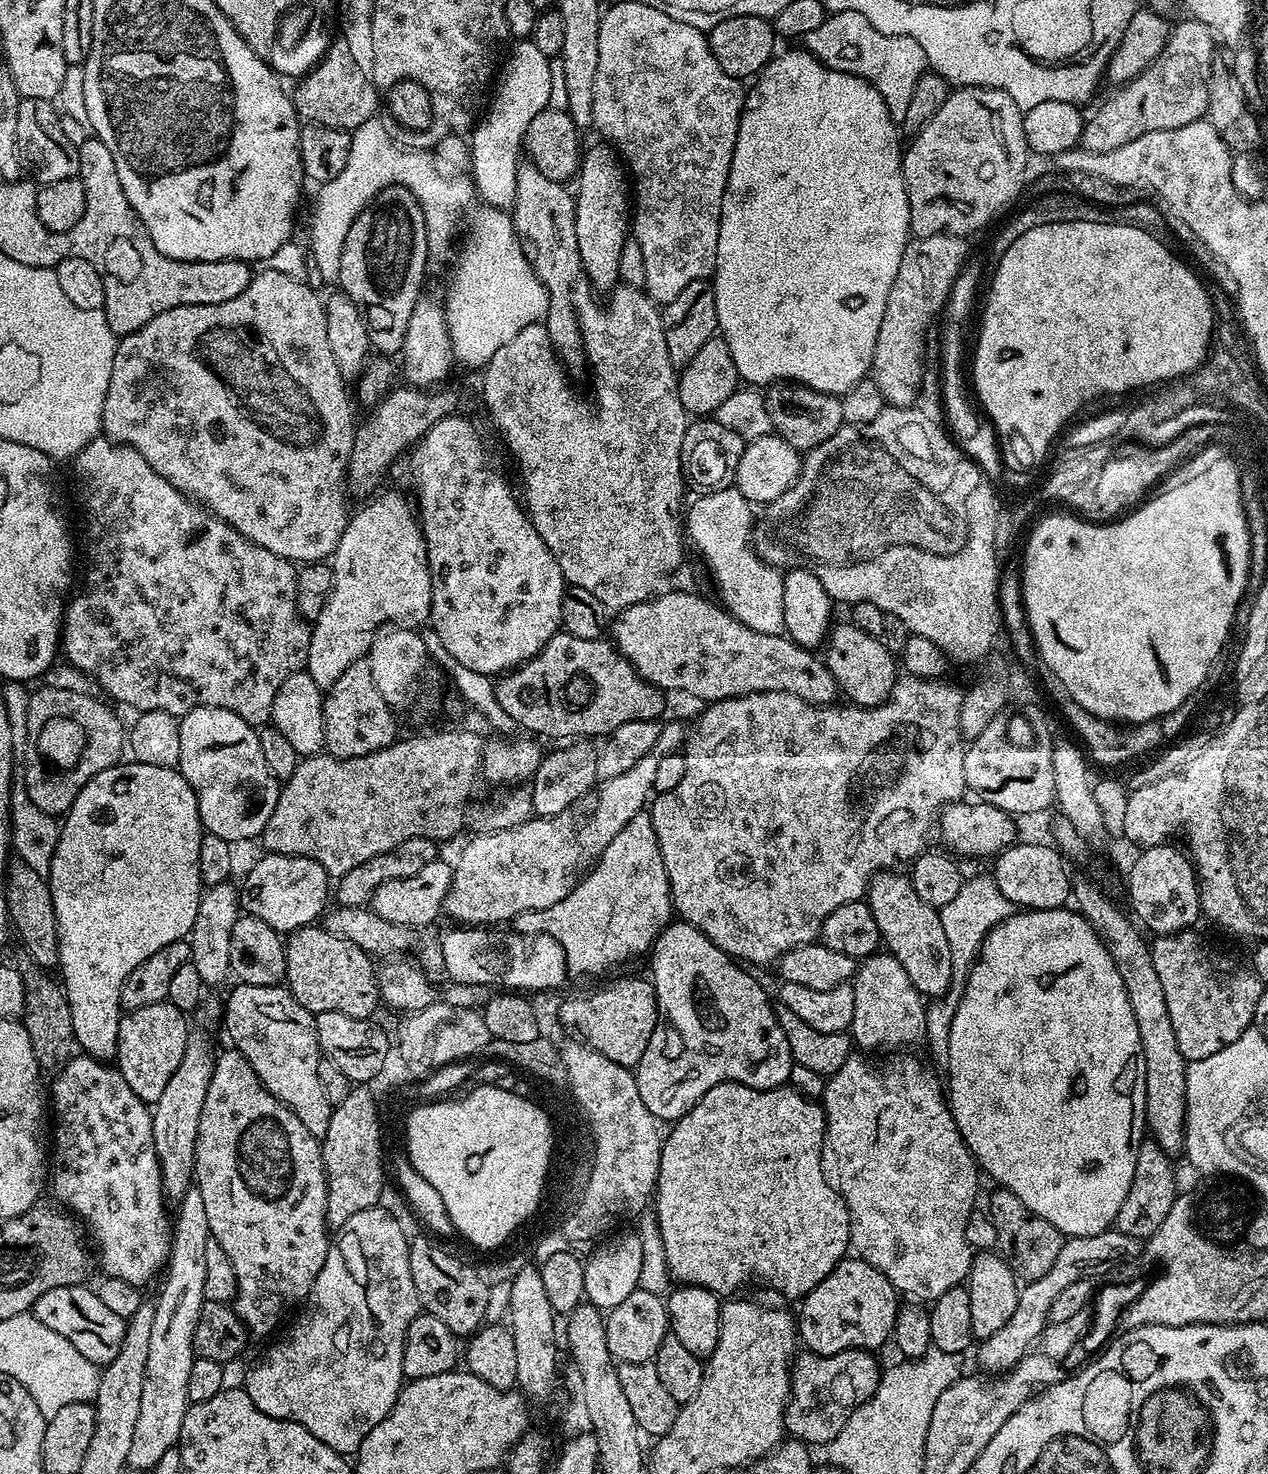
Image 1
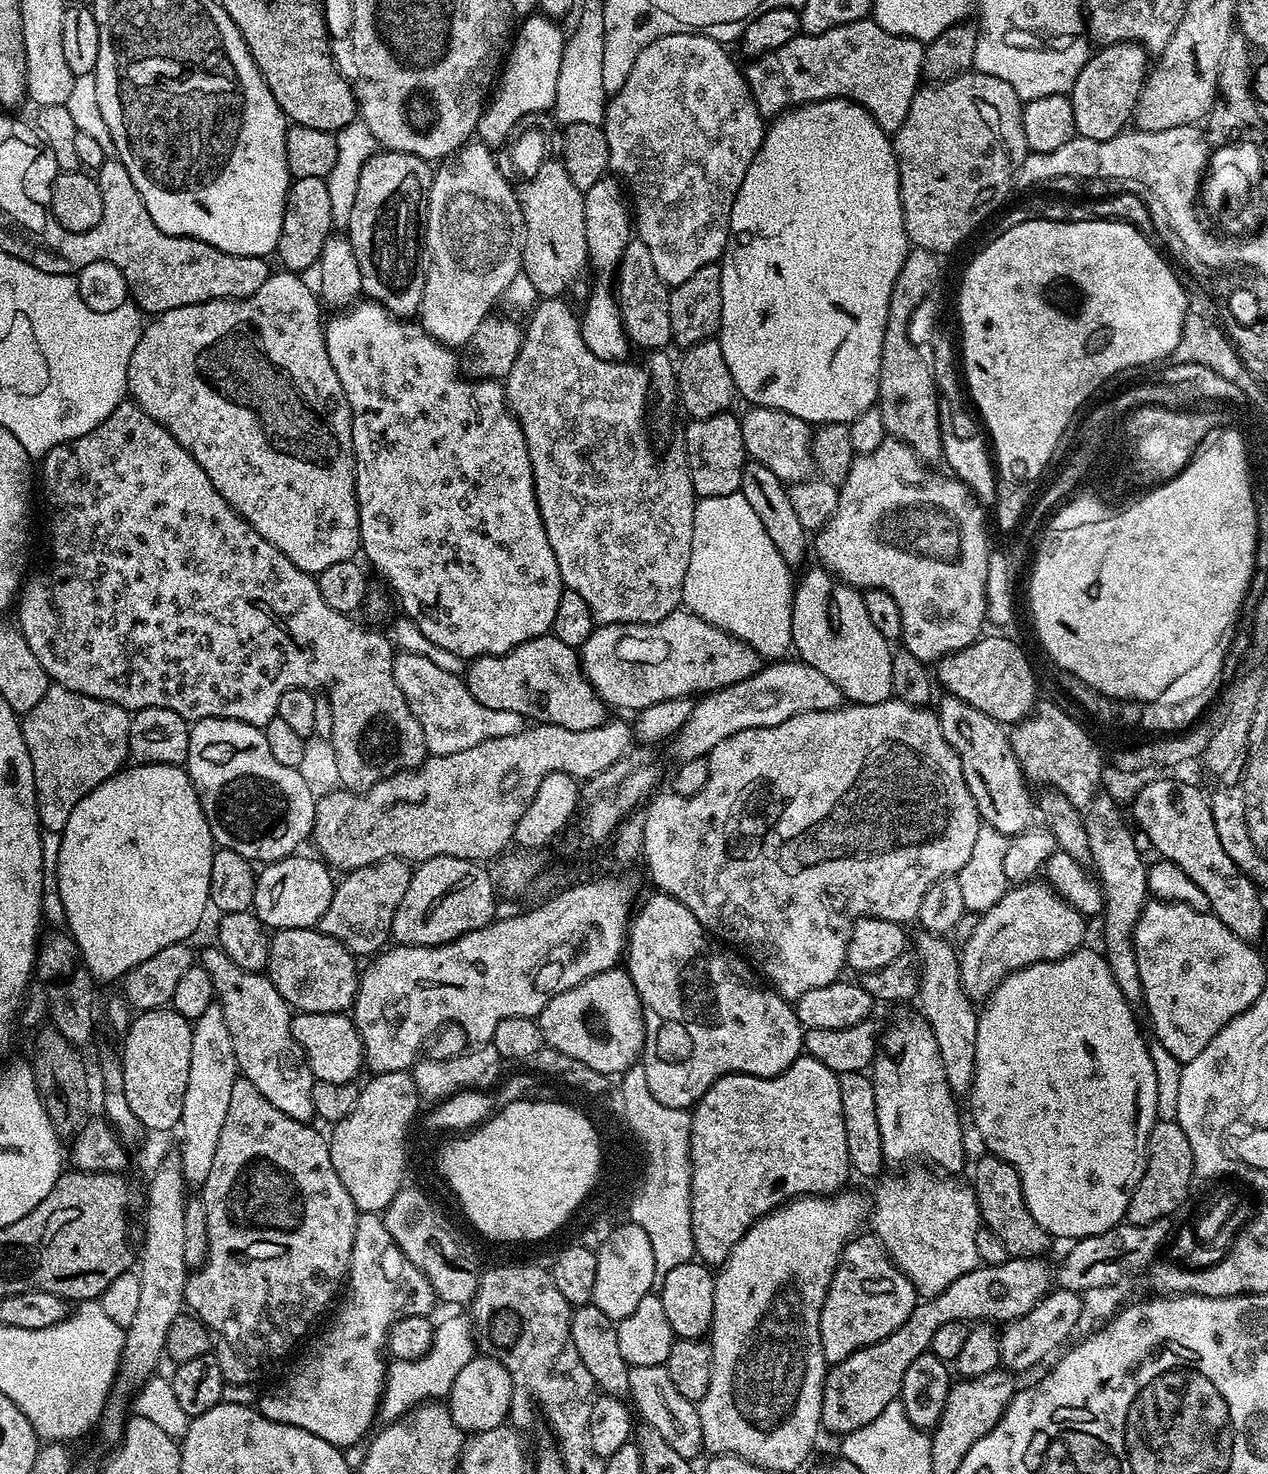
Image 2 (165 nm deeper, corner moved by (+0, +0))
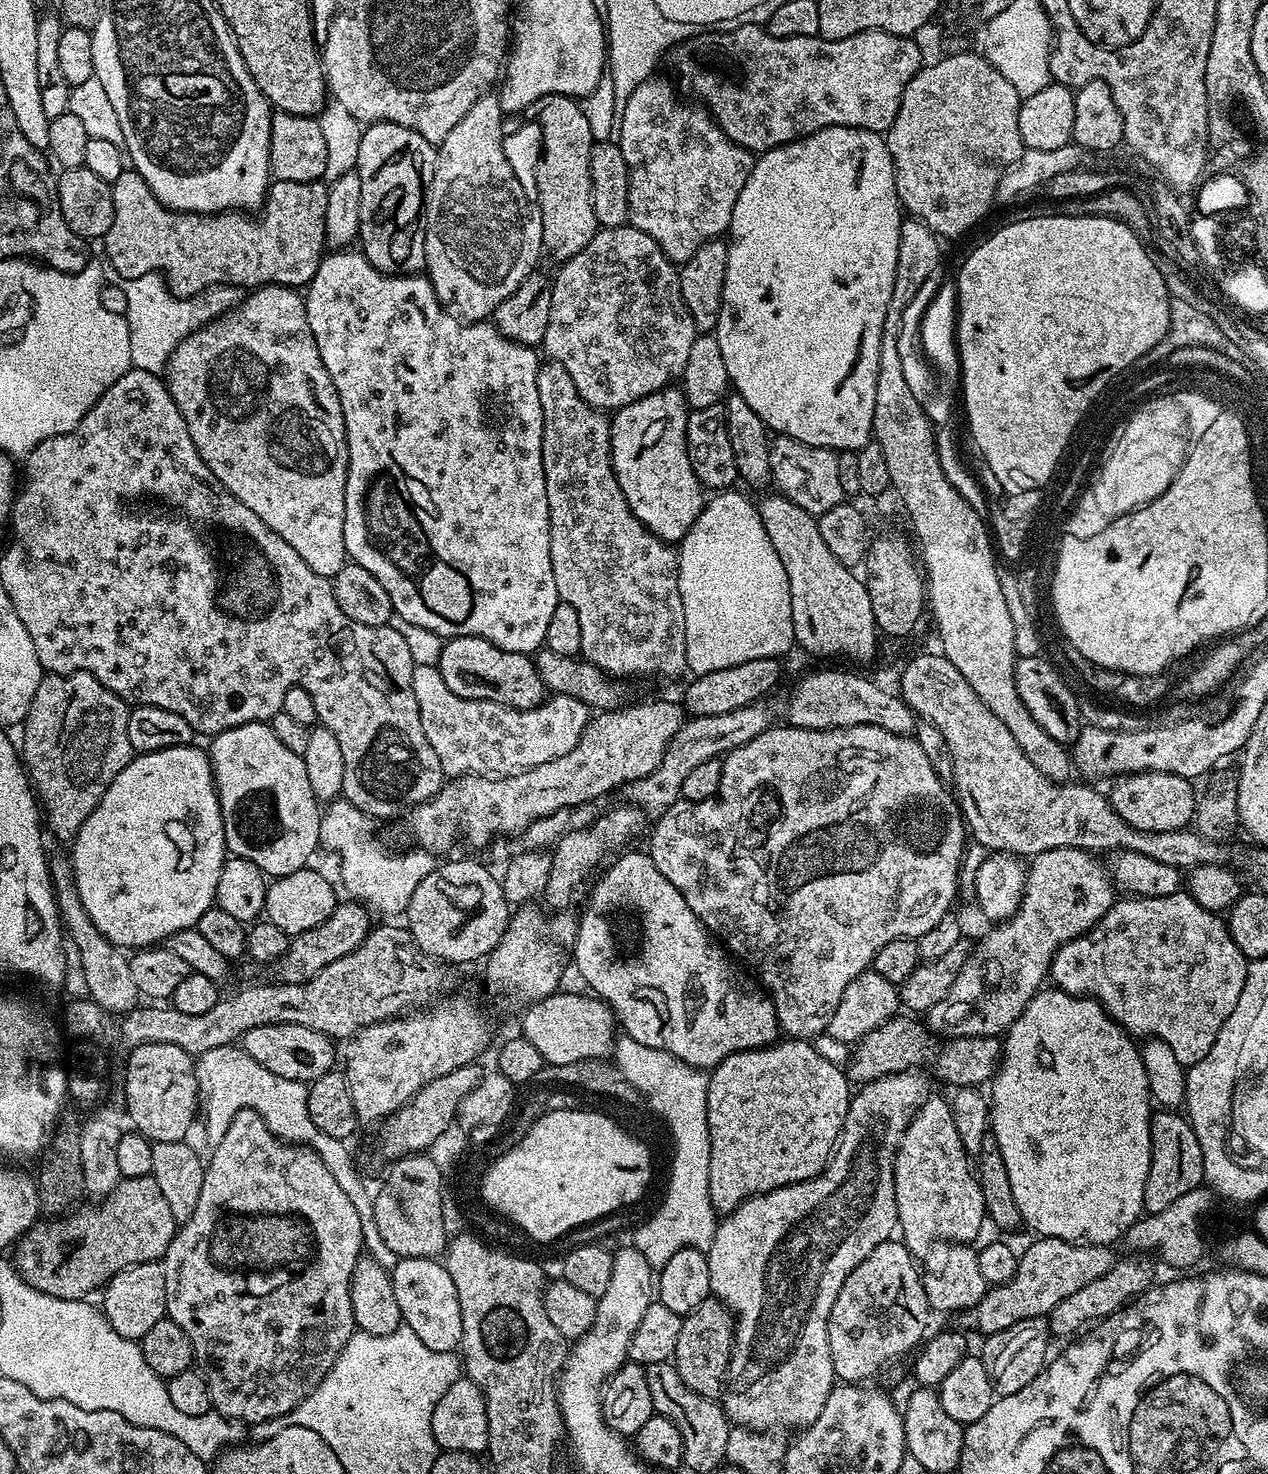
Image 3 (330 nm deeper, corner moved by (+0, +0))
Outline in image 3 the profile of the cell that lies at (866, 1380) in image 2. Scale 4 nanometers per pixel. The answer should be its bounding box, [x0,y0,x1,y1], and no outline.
[959,1236,1114,1336]

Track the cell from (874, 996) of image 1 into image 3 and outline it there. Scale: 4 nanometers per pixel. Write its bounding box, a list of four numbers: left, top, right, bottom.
[894,1094,986,1257]

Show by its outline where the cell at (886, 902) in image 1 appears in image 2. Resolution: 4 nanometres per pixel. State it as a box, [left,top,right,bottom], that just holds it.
[914,931,976,1097]

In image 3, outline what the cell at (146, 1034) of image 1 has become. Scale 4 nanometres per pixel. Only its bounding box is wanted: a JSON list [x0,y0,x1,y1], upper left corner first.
[124,1042,201,1144]

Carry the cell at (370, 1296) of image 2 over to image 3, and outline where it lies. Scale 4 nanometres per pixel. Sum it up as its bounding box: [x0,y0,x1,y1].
[391,1258,462,1352]

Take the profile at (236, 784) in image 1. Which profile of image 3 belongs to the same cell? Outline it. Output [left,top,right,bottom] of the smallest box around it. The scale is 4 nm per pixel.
[206,723,321,878]

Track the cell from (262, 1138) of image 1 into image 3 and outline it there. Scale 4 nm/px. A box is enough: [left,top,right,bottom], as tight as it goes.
[163,1108,365,1426]

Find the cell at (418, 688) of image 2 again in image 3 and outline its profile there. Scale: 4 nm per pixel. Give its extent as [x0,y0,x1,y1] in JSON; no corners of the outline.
[412,664,590,778]

